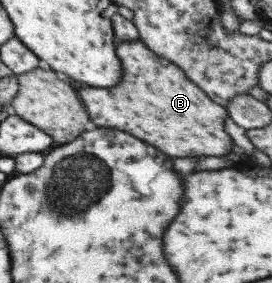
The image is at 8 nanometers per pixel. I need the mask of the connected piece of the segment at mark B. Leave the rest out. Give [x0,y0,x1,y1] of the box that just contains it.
[78,40,233,157]

